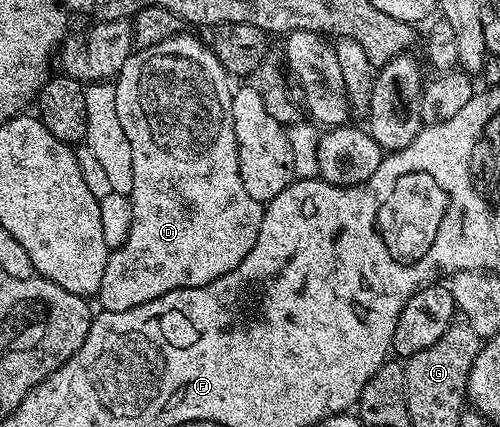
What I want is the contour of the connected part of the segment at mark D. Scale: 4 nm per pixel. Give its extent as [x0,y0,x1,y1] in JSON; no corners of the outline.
[95,33,264,311]

